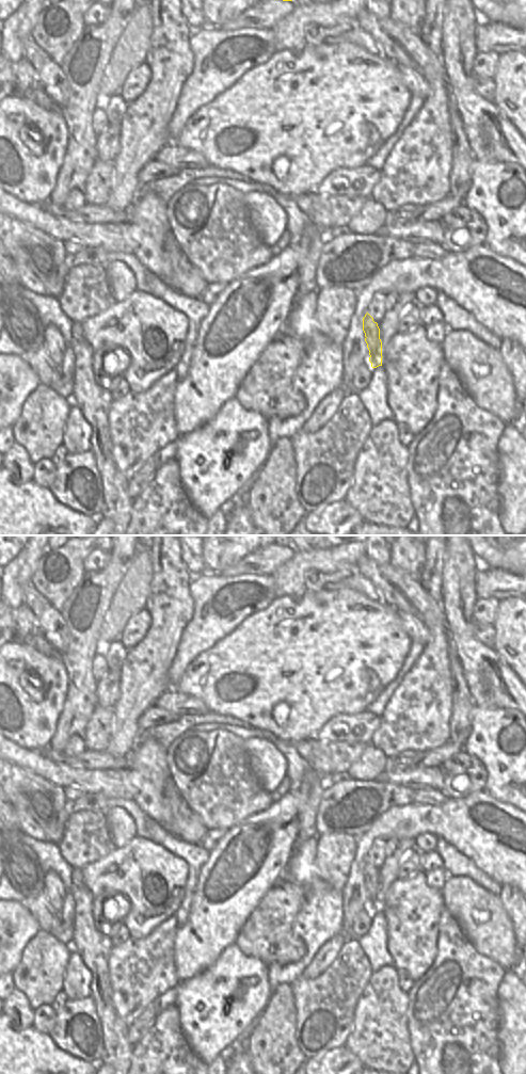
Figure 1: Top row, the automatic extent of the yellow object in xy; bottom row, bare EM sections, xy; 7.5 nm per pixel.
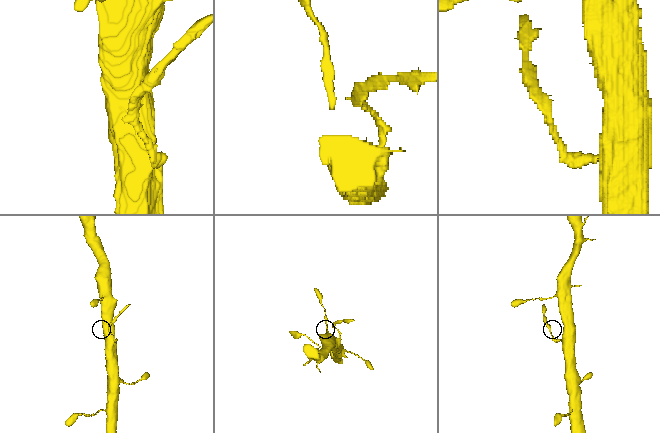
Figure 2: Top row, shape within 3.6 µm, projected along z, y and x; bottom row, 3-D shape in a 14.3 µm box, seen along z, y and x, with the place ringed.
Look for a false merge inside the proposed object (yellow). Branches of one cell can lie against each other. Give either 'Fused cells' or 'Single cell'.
Fused cells.

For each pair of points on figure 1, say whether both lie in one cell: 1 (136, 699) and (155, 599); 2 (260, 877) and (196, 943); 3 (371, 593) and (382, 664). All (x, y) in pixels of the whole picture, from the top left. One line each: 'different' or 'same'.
1: same
2: same
3: different

